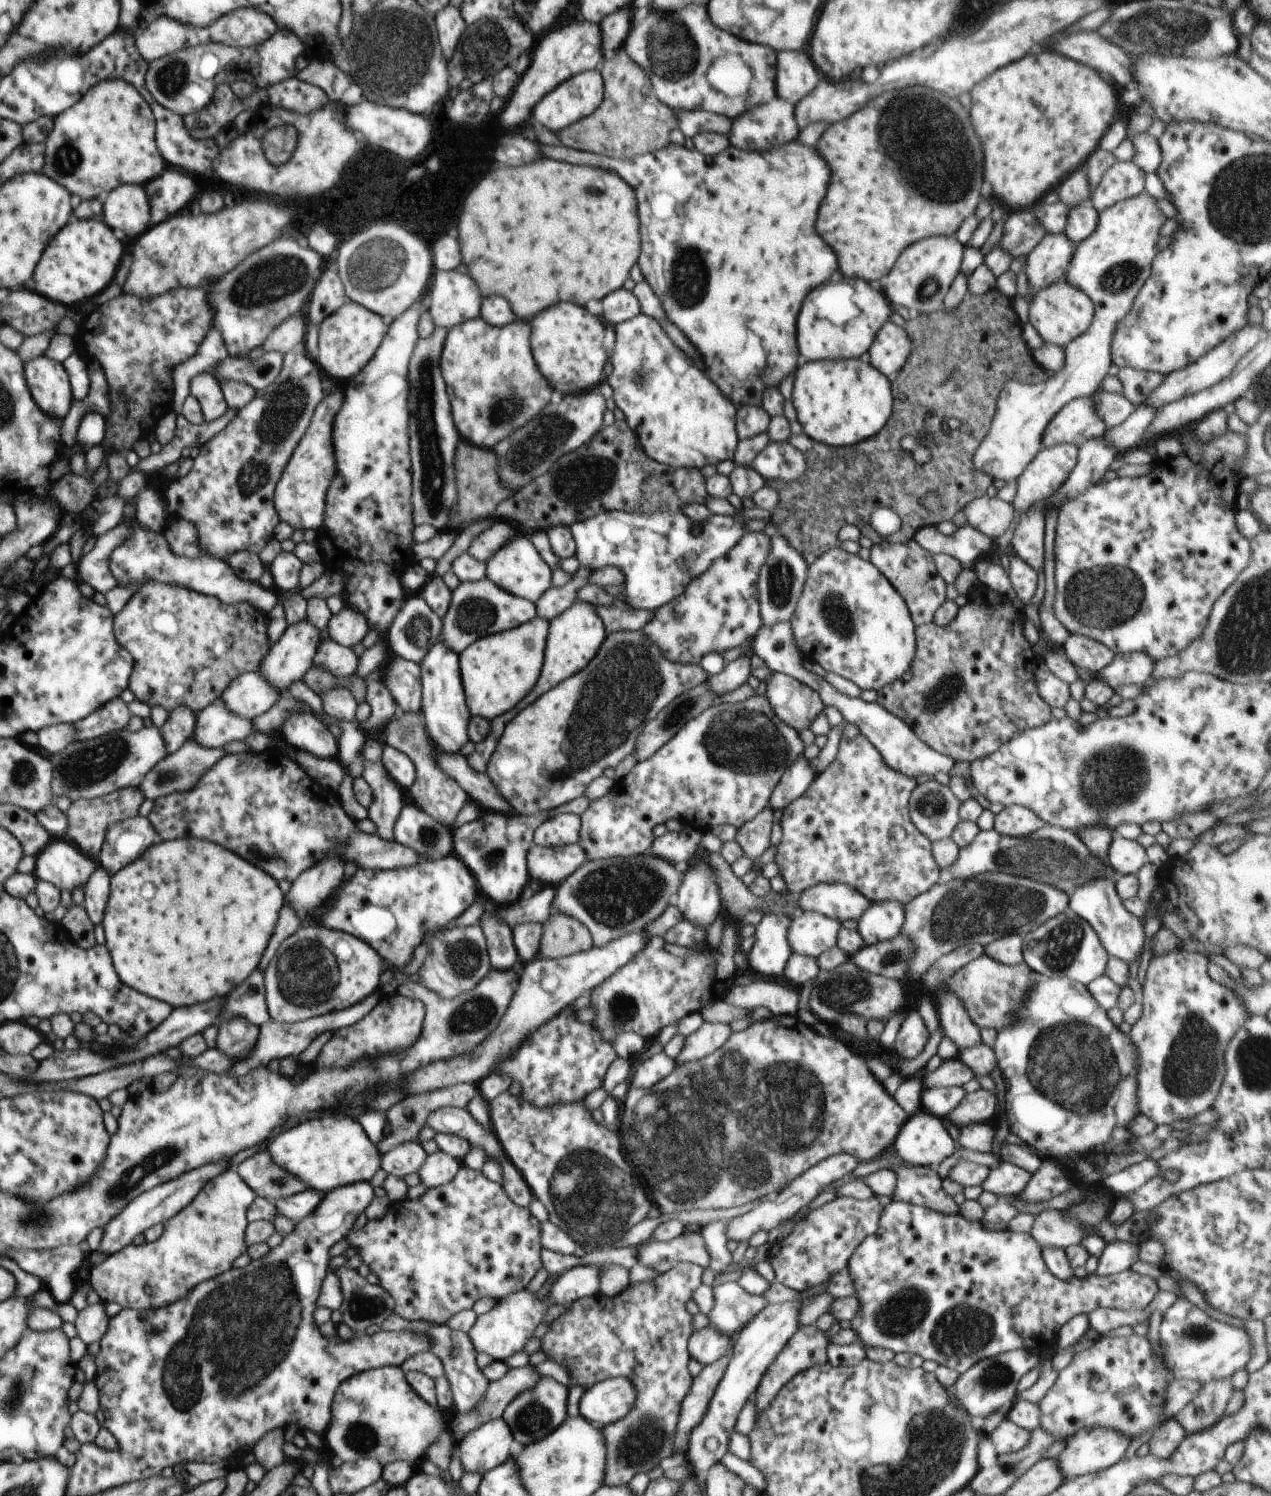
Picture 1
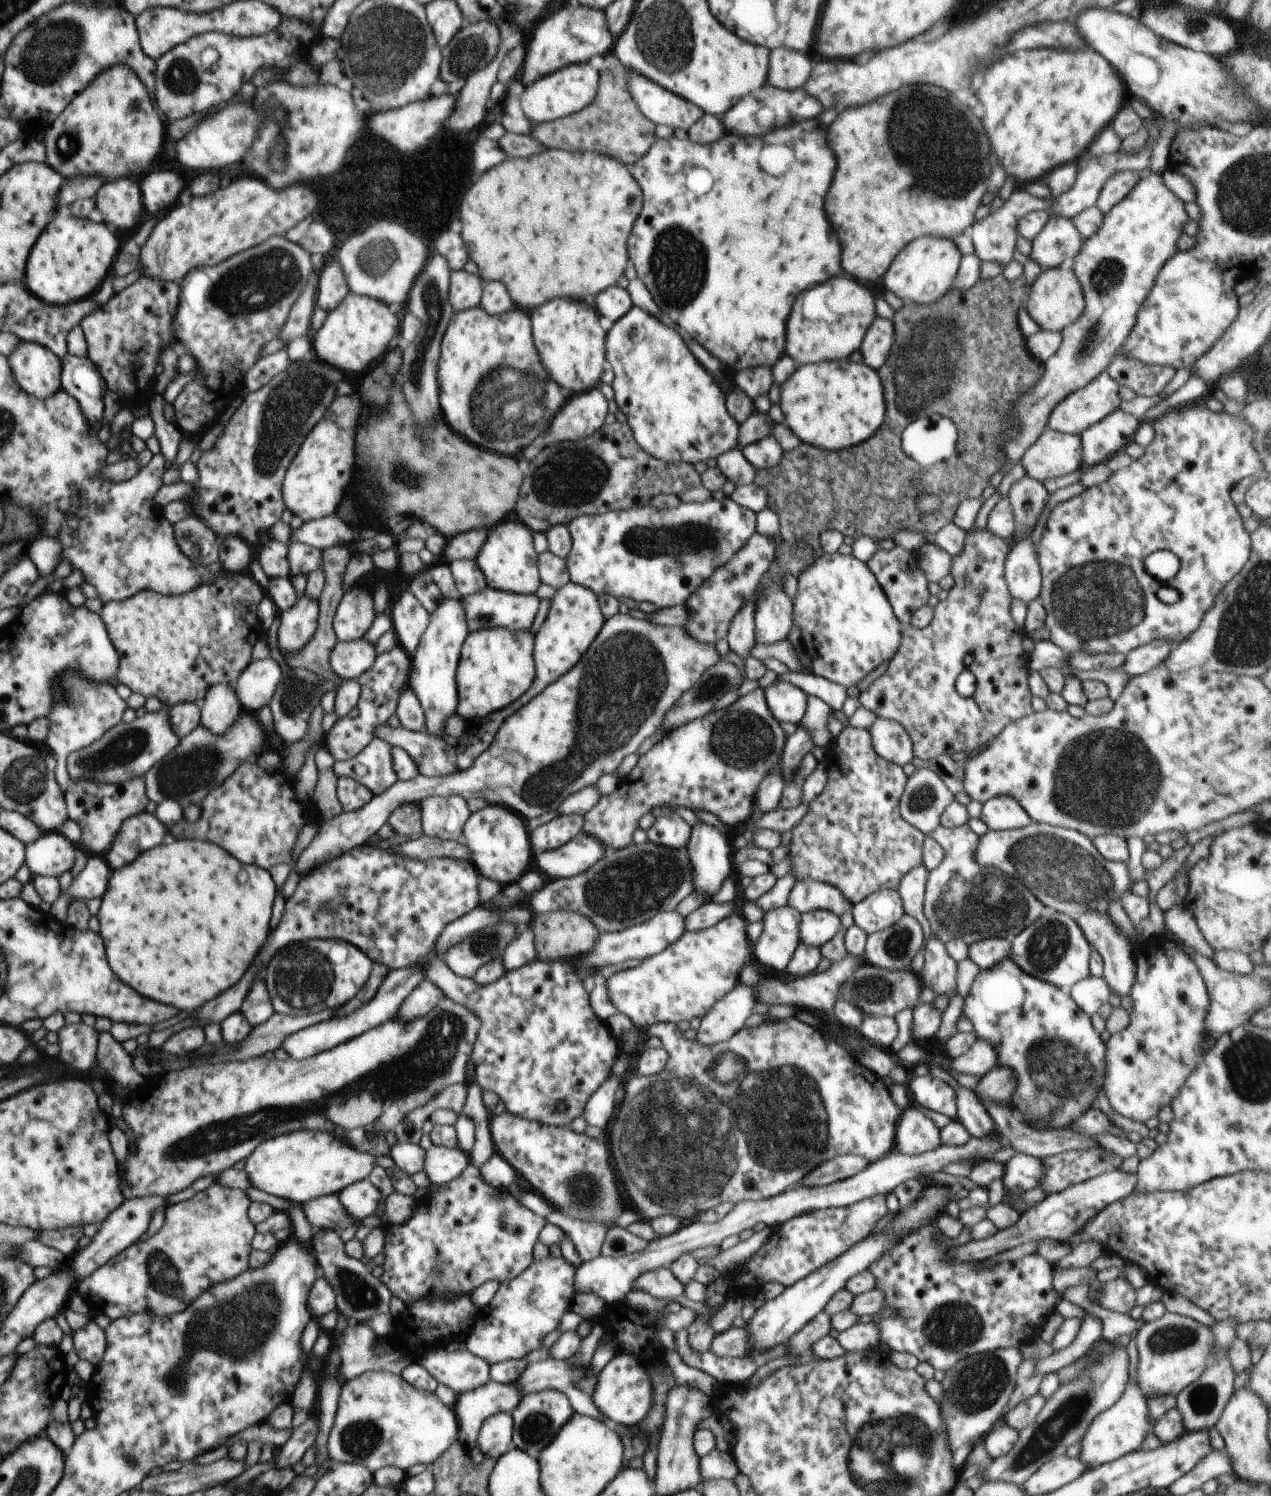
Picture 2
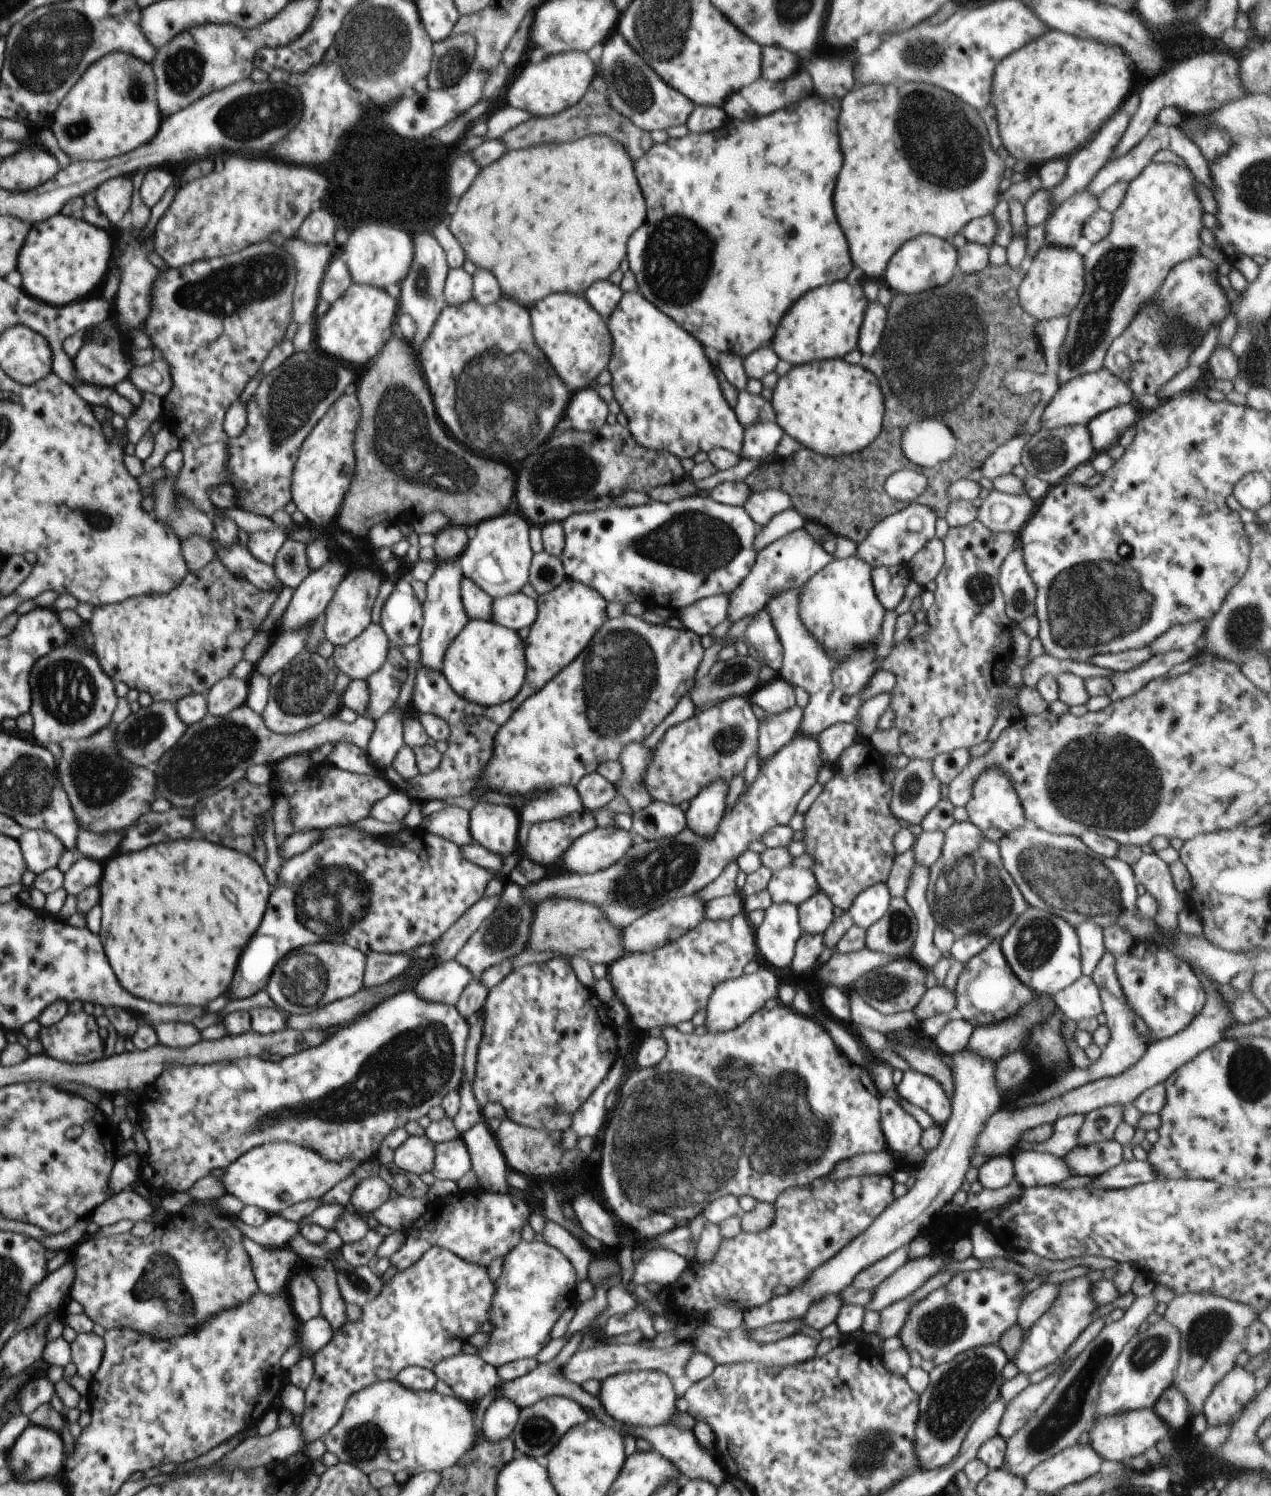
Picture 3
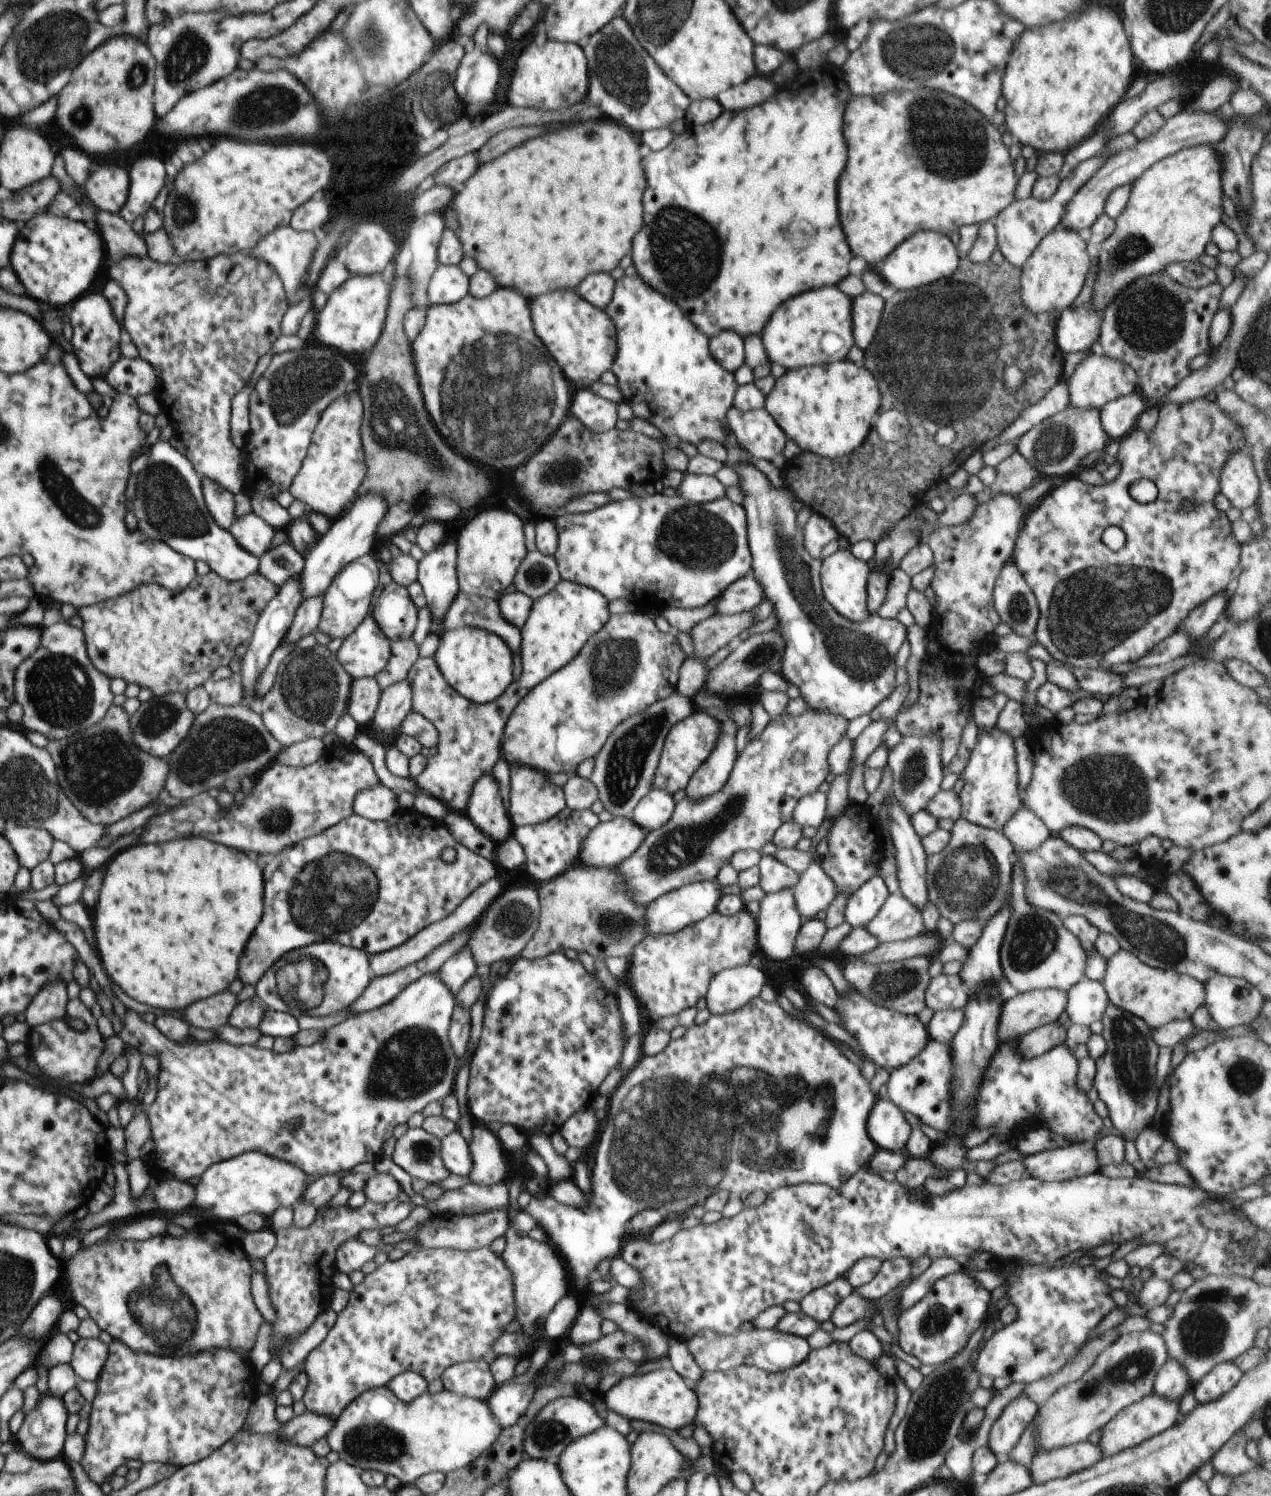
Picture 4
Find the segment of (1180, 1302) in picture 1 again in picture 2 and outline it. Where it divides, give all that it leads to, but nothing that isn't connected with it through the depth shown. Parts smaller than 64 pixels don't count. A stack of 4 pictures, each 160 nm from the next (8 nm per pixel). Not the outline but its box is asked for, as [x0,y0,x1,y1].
[1134,1311,1216,1398]

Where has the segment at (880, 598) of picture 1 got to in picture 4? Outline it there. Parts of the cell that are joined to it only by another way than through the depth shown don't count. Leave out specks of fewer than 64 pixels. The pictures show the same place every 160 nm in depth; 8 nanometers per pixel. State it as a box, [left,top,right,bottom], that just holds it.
[820,548,872,623]

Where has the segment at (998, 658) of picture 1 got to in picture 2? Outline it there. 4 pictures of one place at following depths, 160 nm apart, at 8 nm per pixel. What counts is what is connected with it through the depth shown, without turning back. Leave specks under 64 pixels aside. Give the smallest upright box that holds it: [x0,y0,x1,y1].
[858,528,1031,762]

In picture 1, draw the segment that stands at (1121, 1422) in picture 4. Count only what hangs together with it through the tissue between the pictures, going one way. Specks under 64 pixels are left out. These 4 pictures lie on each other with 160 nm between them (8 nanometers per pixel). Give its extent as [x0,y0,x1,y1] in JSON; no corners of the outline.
[1055,1427,1131,1480]

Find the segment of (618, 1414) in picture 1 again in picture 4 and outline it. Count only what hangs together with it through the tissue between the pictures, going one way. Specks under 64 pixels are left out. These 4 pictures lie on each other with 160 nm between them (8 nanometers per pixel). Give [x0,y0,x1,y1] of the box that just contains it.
[604,1368,699,1431]

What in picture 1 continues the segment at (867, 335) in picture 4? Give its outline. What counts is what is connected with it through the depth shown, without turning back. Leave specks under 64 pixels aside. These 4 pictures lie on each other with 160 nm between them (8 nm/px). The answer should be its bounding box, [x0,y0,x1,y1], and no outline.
[869,320,911,381]

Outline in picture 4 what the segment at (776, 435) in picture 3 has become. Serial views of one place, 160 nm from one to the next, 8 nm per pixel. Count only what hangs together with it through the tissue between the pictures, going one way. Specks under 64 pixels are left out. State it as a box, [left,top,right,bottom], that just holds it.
[727,405,788,461]

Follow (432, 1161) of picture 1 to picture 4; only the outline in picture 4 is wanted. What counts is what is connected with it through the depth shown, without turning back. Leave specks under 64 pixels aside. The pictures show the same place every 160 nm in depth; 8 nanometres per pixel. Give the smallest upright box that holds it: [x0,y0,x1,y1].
[440,1130,474,1176]

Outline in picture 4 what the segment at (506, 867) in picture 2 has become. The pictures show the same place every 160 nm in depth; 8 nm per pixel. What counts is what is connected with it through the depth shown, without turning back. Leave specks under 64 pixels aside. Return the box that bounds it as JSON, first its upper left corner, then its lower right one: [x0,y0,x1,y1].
[464,774,514,844]

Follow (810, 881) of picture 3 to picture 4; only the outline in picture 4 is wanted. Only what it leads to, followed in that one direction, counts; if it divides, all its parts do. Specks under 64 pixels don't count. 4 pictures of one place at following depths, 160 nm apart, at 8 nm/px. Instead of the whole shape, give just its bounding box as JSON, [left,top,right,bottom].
[758,854,801,894]

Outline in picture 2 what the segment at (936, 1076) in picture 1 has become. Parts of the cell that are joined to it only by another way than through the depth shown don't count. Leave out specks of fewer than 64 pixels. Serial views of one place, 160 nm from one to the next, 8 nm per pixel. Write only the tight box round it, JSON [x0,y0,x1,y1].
[950,1037,999,1076]

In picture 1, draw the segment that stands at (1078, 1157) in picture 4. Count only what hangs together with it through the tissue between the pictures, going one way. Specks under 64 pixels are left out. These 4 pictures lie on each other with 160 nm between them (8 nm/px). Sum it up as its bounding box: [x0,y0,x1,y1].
[981,1161,1032,1196]

